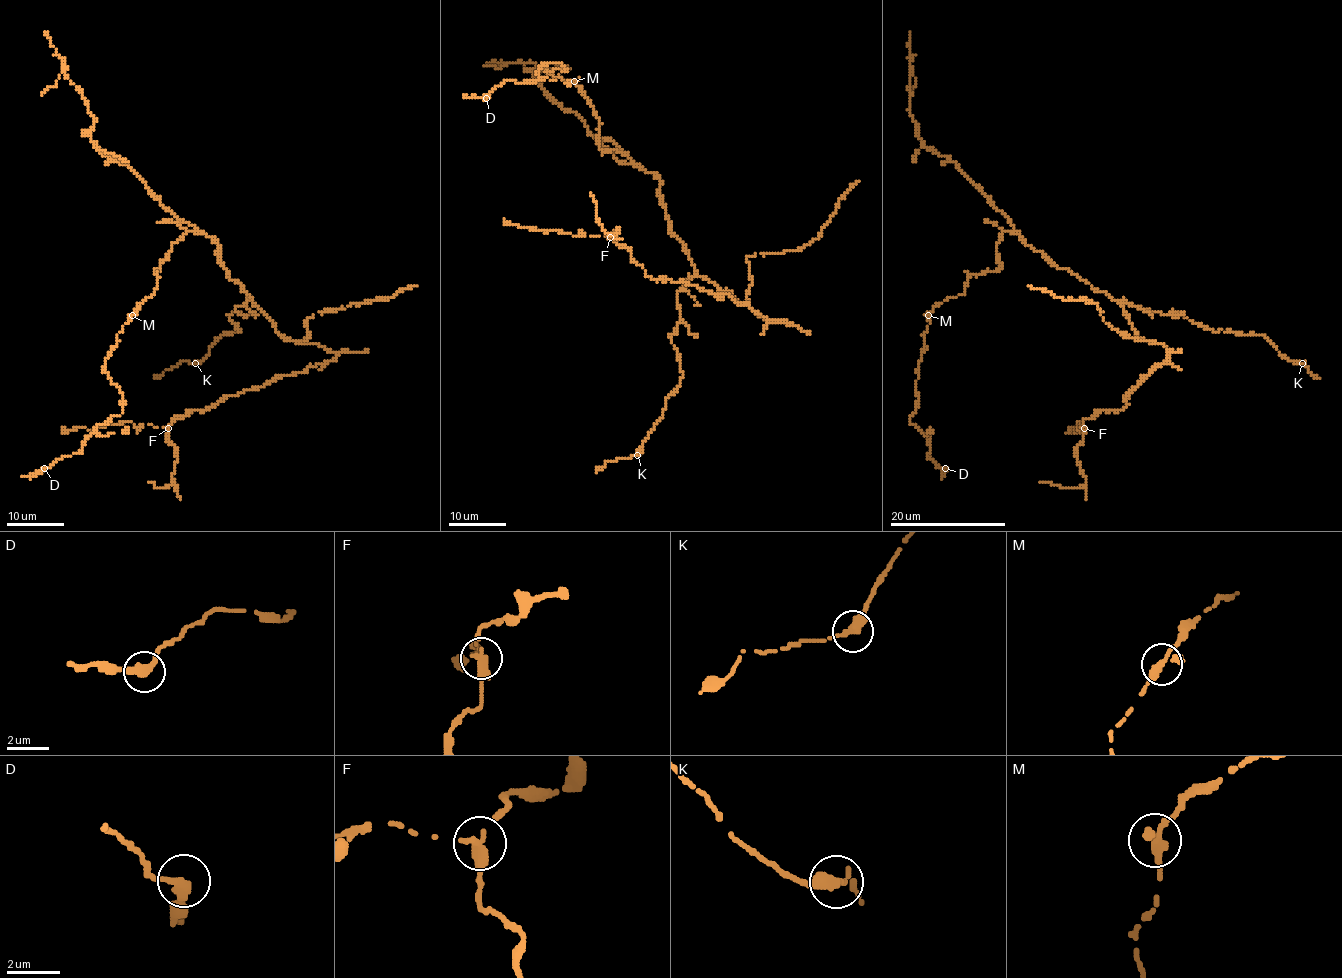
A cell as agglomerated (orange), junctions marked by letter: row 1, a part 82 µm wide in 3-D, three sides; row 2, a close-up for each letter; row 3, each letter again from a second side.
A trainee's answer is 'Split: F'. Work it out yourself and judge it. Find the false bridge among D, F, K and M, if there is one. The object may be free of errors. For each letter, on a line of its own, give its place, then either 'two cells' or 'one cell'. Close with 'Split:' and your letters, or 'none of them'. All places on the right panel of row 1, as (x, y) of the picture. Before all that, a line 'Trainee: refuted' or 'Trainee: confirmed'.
Trainee: confirmed
D: at (945, 468); one cell
F: at (1084, 428); two cells
K: at (1302, 363); one cell
M: at (928, 315); one cell
Split: F

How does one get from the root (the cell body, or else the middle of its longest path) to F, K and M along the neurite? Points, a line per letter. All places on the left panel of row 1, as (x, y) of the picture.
F: (231, 279), (282, 335), (319, 344), (337, 357), (223, 396), (168, 428)
K: (231, 279), (253, 304), (234, 308), (240, 314), (229, 318), (240, 330), (223, 334), (195, 363)
M: (231, 279), (217, 253), (218, 245), (201, 232), (187, 230), (172, 245), (156, 271), (155, 292), (132, 315)

